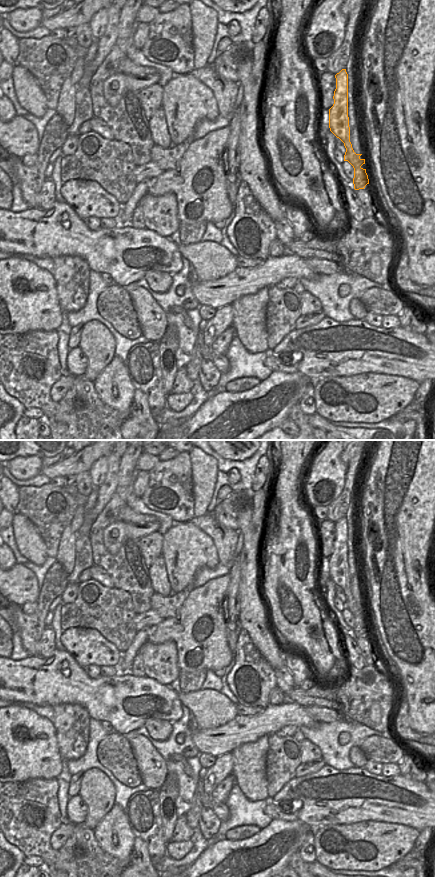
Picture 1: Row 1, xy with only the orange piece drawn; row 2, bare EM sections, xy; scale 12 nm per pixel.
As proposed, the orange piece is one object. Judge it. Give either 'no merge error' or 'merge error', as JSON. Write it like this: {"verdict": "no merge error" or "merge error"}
{"verdict": "merge error"}

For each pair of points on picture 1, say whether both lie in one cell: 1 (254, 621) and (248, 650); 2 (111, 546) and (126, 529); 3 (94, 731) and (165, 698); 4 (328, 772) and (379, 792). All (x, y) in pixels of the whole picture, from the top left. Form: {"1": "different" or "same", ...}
{"1": "different", "2": "same", "3": "different", "4": "same"}

